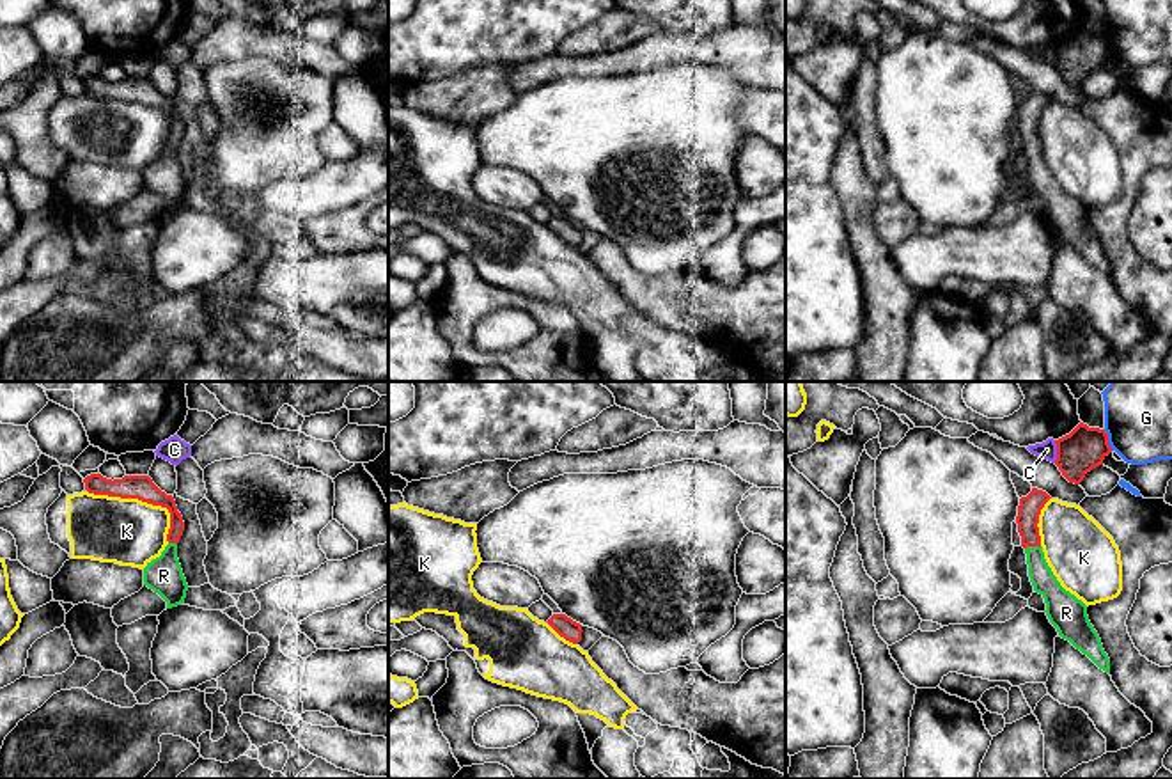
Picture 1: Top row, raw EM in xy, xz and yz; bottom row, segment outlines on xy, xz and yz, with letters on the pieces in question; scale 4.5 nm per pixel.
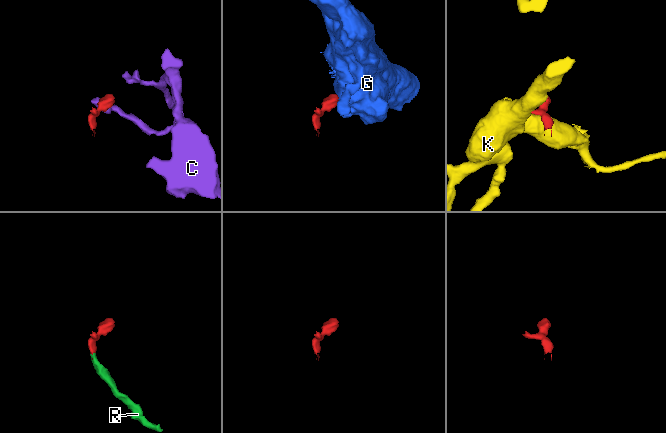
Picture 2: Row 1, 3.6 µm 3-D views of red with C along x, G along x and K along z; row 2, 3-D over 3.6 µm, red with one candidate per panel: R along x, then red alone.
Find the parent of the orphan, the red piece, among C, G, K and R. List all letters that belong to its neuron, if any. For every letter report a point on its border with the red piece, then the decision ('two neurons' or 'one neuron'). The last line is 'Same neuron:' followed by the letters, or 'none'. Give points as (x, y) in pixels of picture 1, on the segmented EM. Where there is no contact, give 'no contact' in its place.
C: contact yz (1057, 451); two neurons
G: contact yz (1107, 440); two neurons
K: contact xy (144, 501); two neurons
R: contact yz (1032, 545); one neuron
Same neuron: R

